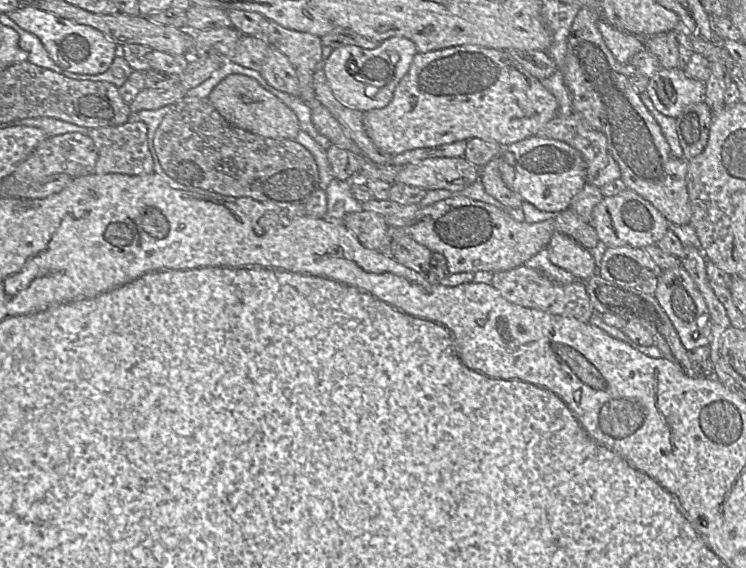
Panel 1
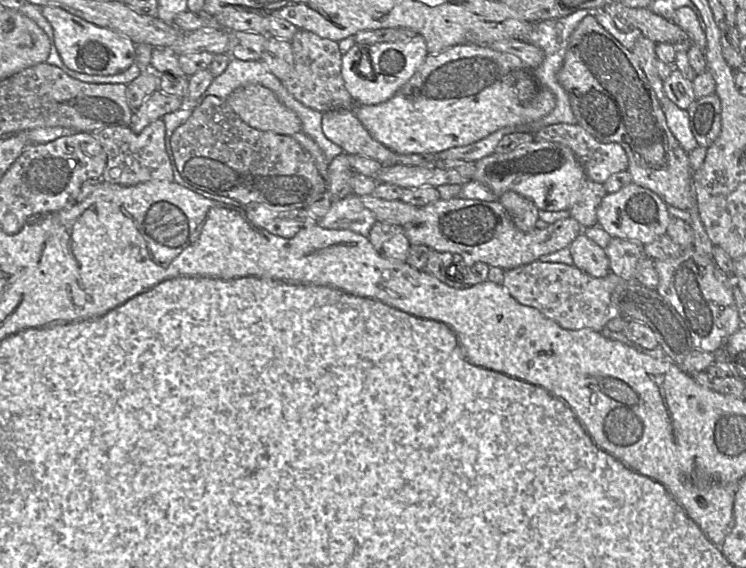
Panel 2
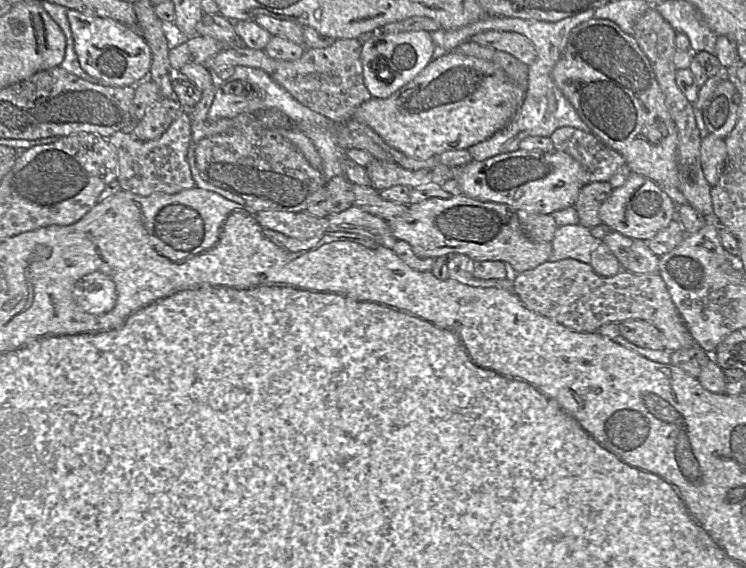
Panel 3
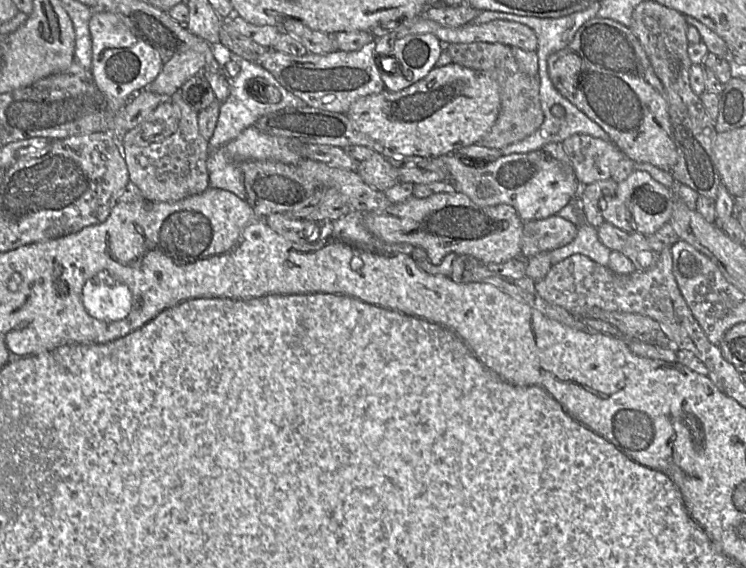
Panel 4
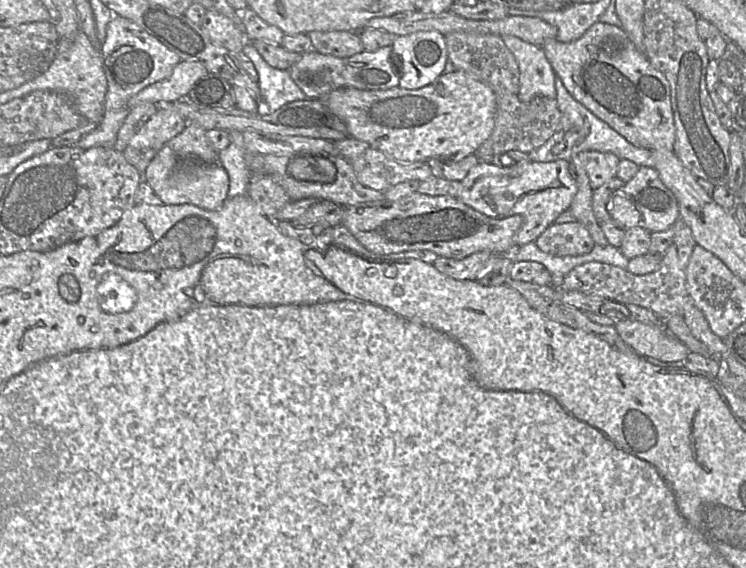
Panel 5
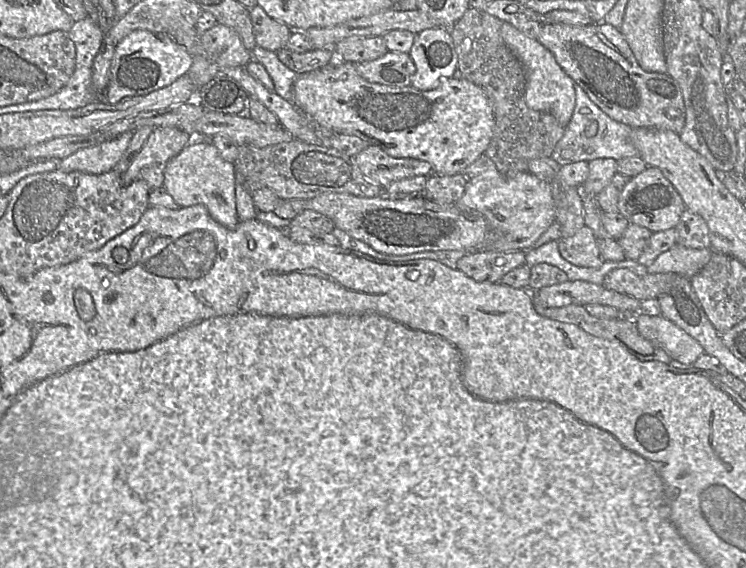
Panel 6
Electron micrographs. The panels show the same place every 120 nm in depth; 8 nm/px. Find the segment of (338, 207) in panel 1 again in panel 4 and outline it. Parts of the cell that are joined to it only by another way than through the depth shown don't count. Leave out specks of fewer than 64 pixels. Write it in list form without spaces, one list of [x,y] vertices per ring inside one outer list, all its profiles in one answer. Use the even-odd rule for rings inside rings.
[[[352,210],[333,222],[332,237],[349,240],[382,254],[411,256],[414,246],[407,243],[387,243],[370,233],[363,223],[363,213]]]

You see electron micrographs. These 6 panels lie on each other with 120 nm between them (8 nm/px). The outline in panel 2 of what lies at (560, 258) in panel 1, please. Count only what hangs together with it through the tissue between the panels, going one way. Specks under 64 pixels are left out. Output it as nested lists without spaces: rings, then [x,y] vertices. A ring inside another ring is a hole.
[[[583,233],[569,245],[573,265],[596,278],[610,273],[609,258],[606,250],[587,238]]]

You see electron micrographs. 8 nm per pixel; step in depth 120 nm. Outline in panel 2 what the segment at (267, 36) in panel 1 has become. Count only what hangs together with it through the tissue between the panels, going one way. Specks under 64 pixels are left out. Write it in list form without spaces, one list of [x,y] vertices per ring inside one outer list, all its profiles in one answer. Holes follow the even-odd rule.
[[[300,29],[290,43],[293,49],[294,68],[291,76],[282,81],[288,92],[304,106],[321,113],[354,109],[357,104],[345,88],[341,74],[343,53],[339,43]]]

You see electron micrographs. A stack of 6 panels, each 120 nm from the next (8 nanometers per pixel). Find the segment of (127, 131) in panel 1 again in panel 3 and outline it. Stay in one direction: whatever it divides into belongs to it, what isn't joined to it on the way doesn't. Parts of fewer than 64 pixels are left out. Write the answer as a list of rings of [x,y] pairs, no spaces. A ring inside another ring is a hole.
[[[183,108],[169,128],[157,139],[142,141],[126,131],[118,131],[108,137],[108,141],[117,154],[116,180],[121,189],[139,195],[152,195],[155,193],[174,194],[195,187],[188,162],[188,152],[193,146],[191,128],[192,121],[188,109]]]

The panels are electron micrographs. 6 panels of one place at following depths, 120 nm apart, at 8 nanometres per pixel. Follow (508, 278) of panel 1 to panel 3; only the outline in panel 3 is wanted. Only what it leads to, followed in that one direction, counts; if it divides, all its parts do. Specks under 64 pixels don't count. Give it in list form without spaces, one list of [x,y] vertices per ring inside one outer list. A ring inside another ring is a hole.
[[[566,258],[546,261],[533,269],[516,274],[513,291],[530,310],[578,332],[595,332],[607,323],[645,320],[663,334],[664,347],[669,352],[694,348],[701,367],[697,379],[702,387],[712,393],[725,393],[727,379],[723,369],[711,354],[696,344],[659,273],[642,274],[621,270],[614,276],[602,277],[590,264]]]

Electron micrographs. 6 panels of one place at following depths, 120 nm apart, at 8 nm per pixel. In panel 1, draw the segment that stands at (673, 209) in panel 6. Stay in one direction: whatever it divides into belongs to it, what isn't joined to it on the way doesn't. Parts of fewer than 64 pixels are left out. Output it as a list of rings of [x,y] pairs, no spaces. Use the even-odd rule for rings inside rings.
[[[630,189],[604,197],[593,209],[590,224],[597,236],[608,248],[631,246],[645,248],[658,243],[669,231],[668,220],[647,200]]]

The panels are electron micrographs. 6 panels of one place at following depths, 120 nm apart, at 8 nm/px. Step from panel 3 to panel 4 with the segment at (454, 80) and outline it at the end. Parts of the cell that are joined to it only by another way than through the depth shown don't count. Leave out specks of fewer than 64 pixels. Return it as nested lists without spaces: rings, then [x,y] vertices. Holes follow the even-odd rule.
[[[452,62],[434,67],[424,78],[403,90],[390,92],[384,89],[361,97],[351,104],[346,115],[360,132],[392,151],[405,156],[438,158],[480,144],[495,125],[500,110],[500,87],[496,80],[485,72]]]

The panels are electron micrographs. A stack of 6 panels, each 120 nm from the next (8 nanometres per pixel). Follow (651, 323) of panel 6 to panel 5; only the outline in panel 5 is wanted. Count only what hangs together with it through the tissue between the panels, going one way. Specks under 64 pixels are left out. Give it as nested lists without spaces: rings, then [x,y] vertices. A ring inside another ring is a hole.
[[[631,320],[618,321],[614,325],[621,339],[640,356],[676,362],[684,361],[690,353],[666,328]]]

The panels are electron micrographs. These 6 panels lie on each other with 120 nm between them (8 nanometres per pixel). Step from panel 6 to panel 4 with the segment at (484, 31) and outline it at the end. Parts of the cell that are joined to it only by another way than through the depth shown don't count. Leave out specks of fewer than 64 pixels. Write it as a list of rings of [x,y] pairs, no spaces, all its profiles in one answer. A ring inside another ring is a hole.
[[[459,43],[445,45],[452,62],[461,66],[485,72],[496,80],[500,87],[501,110],[499,117],[480,144],[495,149],[521,141],[537,131],[544,122],[539,98],[539,75],[530,77],[518,66],[511,47],[501,43]]]

